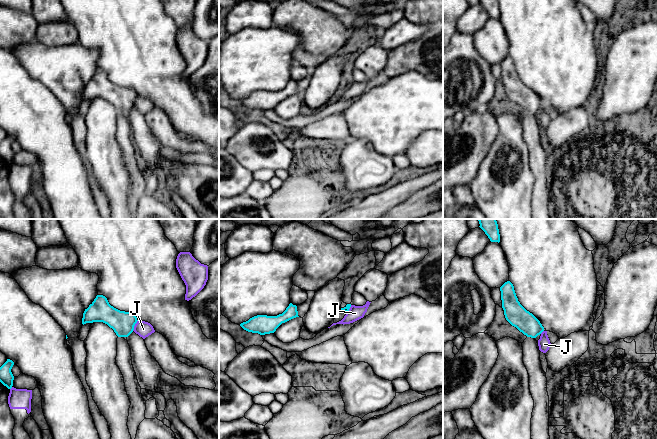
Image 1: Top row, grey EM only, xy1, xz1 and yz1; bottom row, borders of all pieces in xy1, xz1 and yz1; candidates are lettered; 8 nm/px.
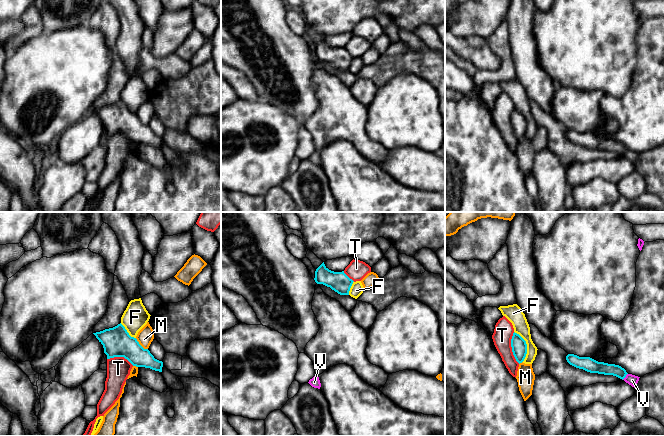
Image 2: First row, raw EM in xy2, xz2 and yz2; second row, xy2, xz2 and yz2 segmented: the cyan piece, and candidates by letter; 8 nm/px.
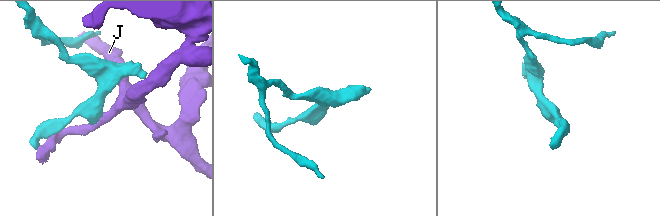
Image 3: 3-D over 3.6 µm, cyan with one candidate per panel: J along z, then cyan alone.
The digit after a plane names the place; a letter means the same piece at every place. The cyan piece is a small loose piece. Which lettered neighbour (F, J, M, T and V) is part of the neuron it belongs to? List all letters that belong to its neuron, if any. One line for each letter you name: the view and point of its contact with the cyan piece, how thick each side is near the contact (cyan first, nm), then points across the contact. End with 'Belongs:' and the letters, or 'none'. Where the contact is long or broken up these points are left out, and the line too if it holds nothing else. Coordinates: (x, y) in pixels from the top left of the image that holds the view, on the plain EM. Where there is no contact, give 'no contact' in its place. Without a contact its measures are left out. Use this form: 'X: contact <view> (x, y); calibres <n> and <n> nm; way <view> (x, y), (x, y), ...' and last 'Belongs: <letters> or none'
Belongs: none

